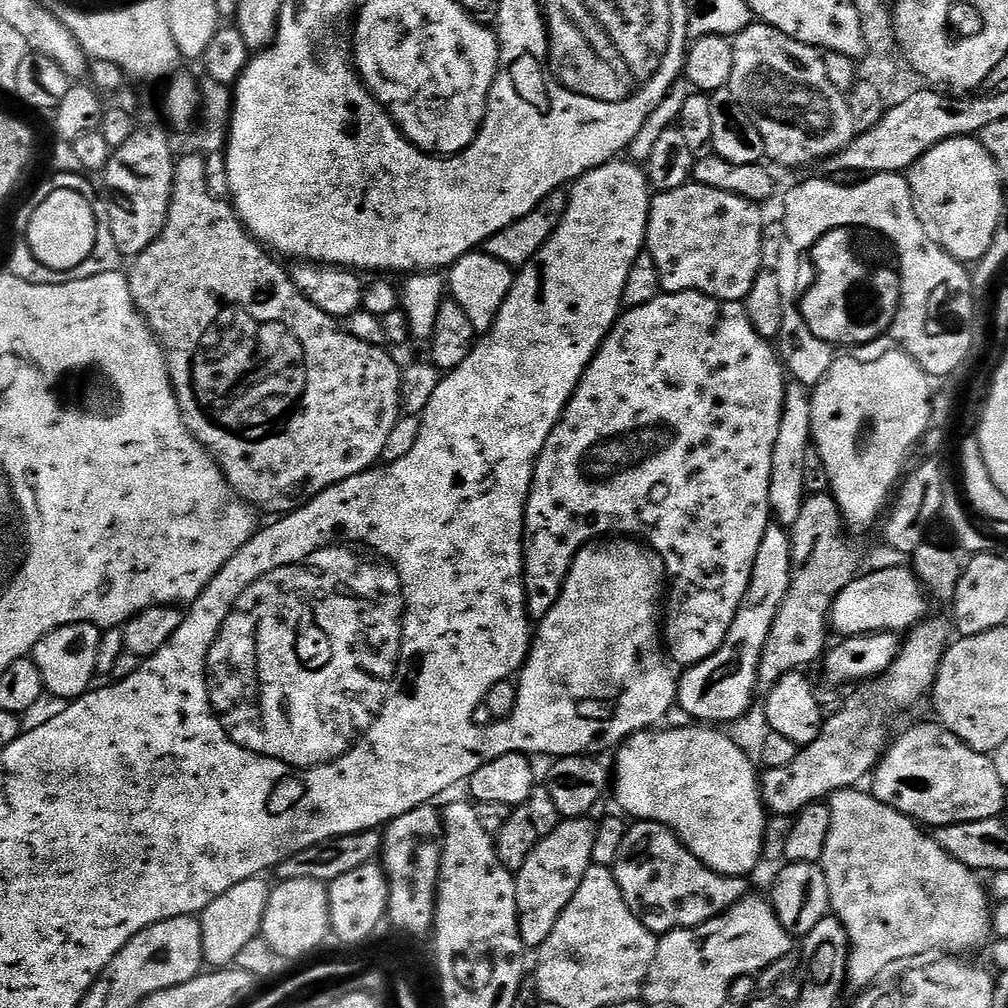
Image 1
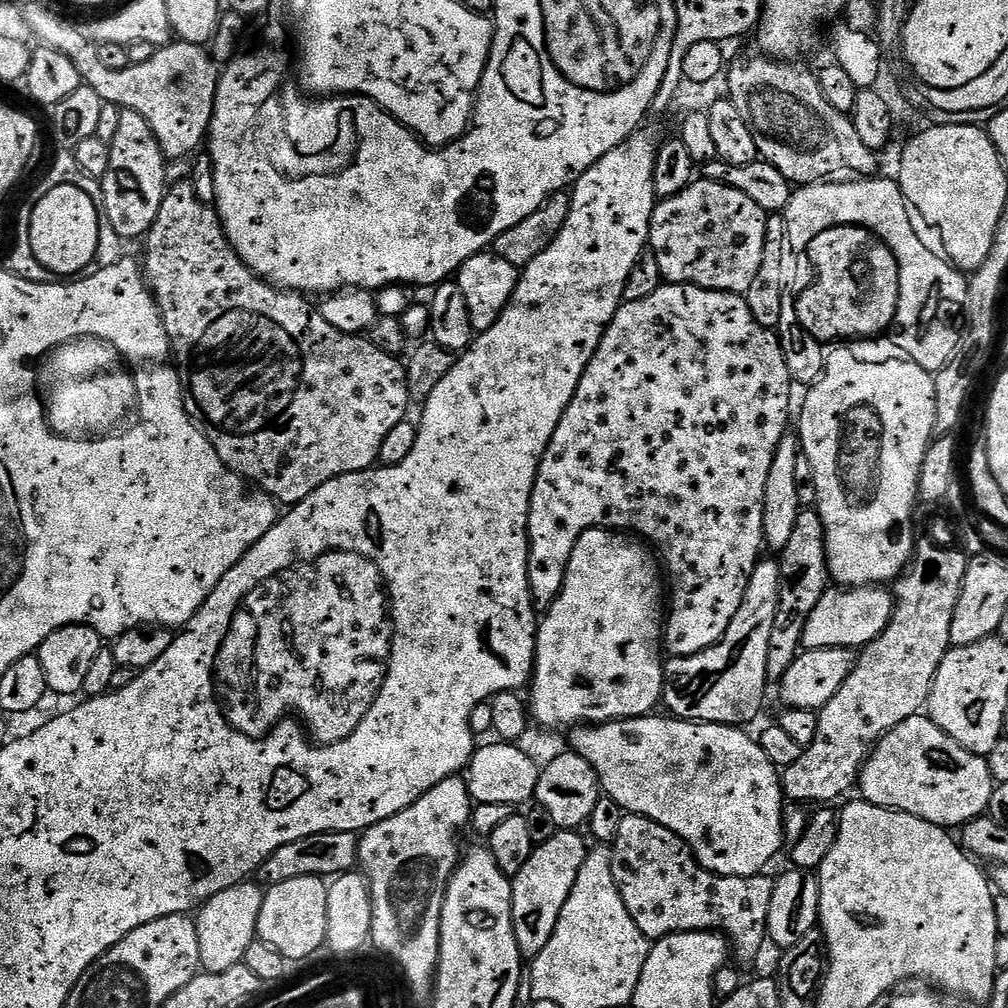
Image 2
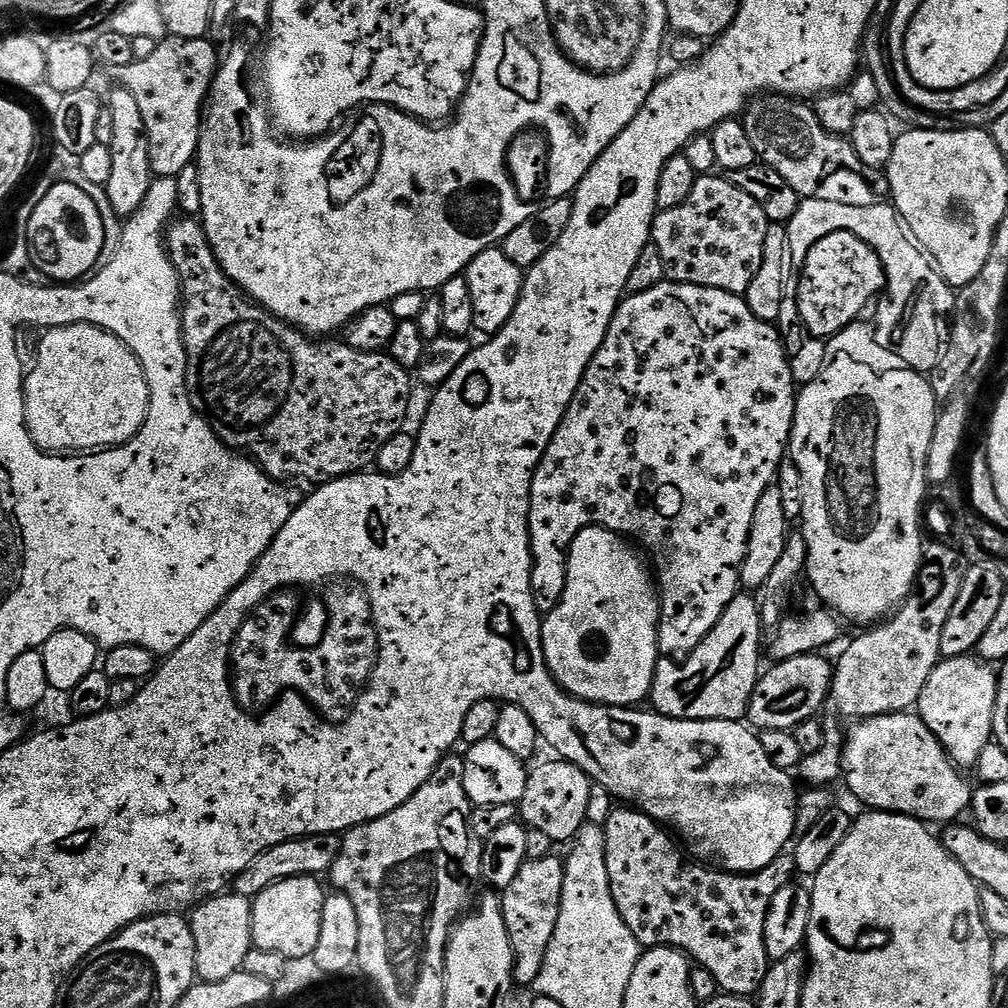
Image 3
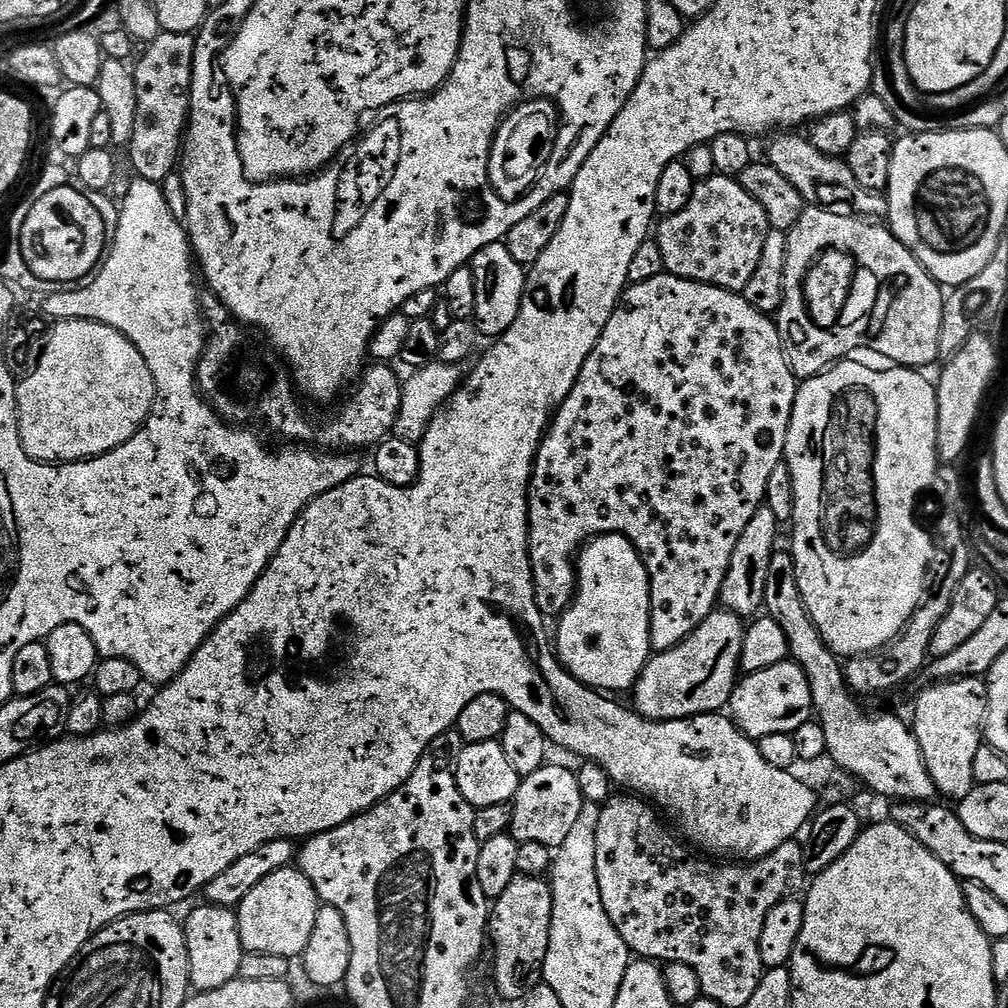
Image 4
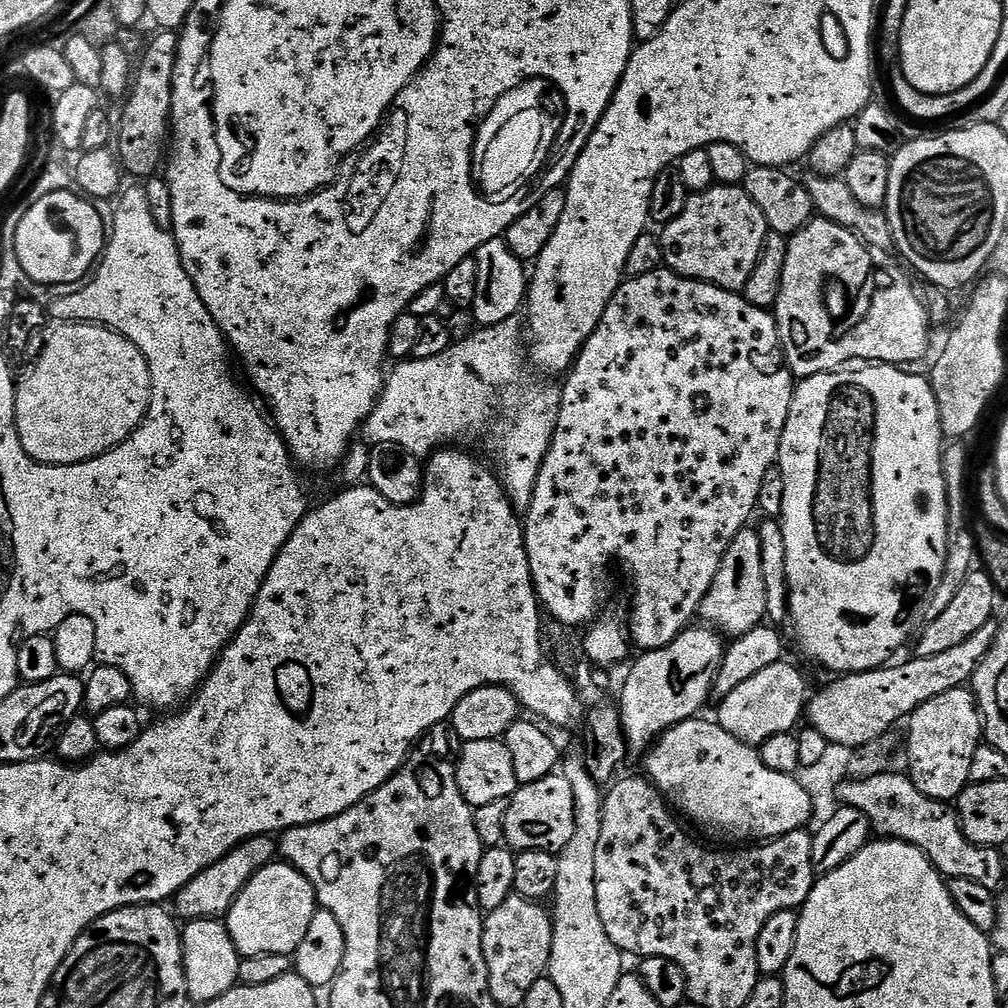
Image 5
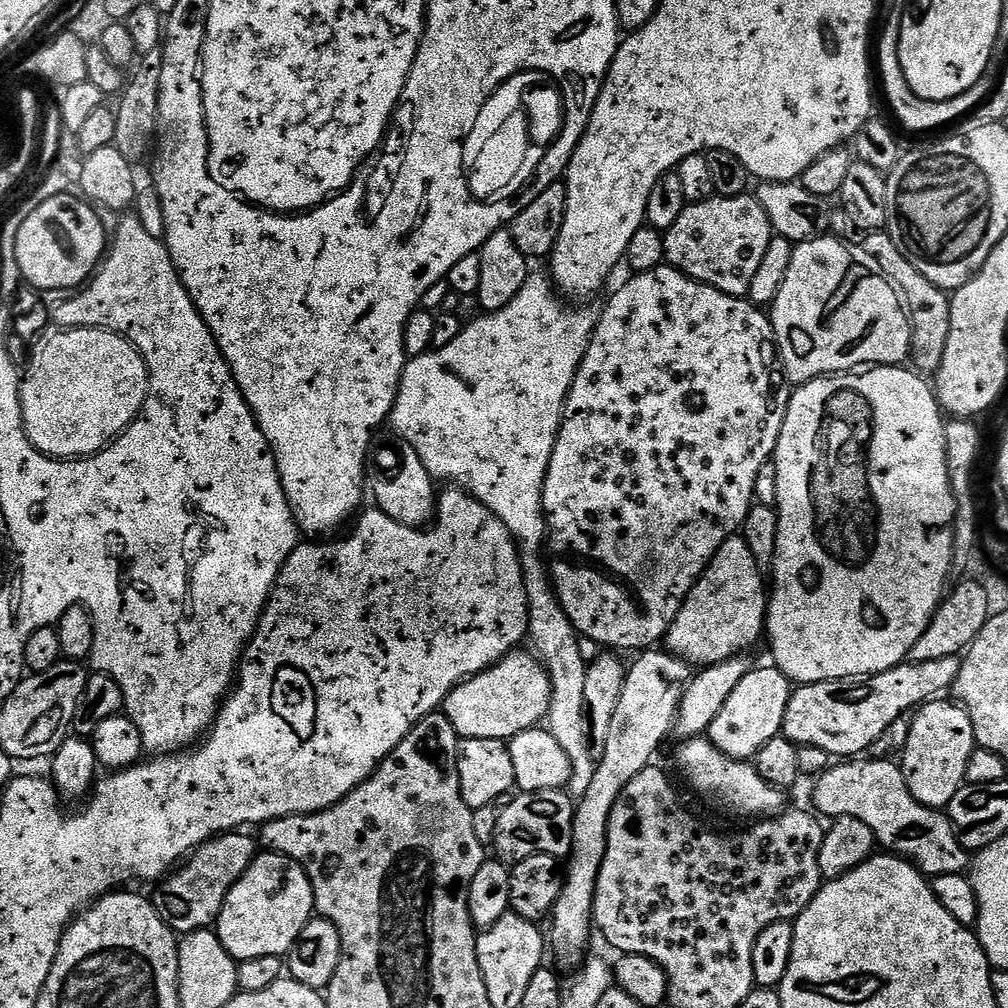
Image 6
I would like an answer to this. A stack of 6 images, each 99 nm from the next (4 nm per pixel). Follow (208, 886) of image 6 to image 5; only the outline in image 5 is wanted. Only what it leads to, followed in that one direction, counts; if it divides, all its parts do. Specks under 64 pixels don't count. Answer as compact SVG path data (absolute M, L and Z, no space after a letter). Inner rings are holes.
M255 836L245 844L232 848L230 854L226 854L221 860L214 862L214 866L202 870L202 874L198 874L193 880L186 882L186 886L182 886L182 890L176 893L174 897L175 915L184 922L227 917L233 902L246 886L246 882L250 882L250 878L259 868L273 863L277 856L278 844L272 836Z

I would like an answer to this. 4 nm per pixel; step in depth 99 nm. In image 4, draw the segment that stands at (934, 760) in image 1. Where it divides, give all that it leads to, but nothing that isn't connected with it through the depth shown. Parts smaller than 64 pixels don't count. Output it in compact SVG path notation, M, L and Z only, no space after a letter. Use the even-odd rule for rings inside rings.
M777 547L776 553L770 558L770 570L766 574L766 590L764 591L763 611L778 626L782 626L782 634L786 634L788 655L806 674L810 682L812 707L815 719L819 720L822 730L826 730L826 756L833 760L835 767L856 776L865 789L885 796L891 802L928 802L937 795L934 782L926 770L926 762L922 758L922 750L916 741L911 727L904 724L896 716L871 716L863 712L855 704L853 693L844 678L844 664L841 657L836 656L826 646L822 634L814 626L810 614L806 610L806 602L802 602L802 590L798 590L798 570L794 566L794 558L787 547Z

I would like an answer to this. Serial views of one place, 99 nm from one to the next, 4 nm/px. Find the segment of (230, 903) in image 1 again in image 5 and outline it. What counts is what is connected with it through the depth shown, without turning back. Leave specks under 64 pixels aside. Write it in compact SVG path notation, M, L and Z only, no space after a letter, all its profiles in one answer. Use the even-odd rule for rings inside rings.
M223 919L190 920L183 925L184 941L184 981L189 1001L193 1005L203 1006L206 1002L214 1002L214 998L222 998L240 979L240 952L228 933L227 923Z

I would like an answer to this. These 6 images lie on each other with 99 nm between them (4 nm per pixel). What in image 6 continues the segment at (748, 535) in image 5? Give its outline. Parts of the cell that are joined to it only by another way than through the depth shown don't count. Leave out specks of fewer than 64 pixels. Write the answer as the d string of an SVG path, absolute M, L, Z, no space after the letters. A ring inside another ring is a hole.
M743 535L732 536L716 551L714 558L690 590L682 610L678 610L678 618L674 618L666 637L667 651L687 660L692 666L721 664L735 656L745 655L749 651L747 648L754 647L759 640L761 643L765 635L768 598L765 573L761 572L758 562L754 562L750 546L746 546Z

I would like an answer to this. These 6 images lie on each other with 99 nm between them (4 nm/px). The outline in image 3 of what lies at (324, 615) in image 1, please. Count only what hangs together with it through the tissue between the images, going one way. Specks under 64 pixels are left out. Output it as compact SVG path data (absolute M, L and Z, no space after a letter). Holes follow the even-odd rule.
M348 582L345 588L336 588L326 599L328 610L328 627L324 629L324 637L320 644L313 648L297 648L290 639L296 626L296 617L302 611L302 600L292 590L276 592L266 602L259 604L246 618L242 630L238 630L236 640L232 643L230 661L230 679L232 693L236 695L236 703L245 712L253 714L267 710L284 695L285 692L298 692L325 720L339 722L347 720L356 700L368 685L376 659L380 653L380 634L378 625L372 618L372 607L368 601L368 591L359 582Z

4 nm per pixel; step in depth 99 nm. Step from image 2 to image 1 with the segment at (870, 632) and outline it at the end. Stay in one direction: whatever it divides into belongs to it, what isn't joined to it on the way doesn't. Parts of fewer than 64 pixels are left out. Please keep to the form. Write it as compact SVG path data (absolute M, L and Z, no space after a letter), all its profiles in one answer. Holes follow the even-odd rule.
M911 567L880 568L877 572L867 572L857 576L846 590L842 590L842 594L838 594L838 598L834 598L830 617L833 633L841 632L839 635L844 638L865 636L867 632L904 634L929 615L929 597Z

